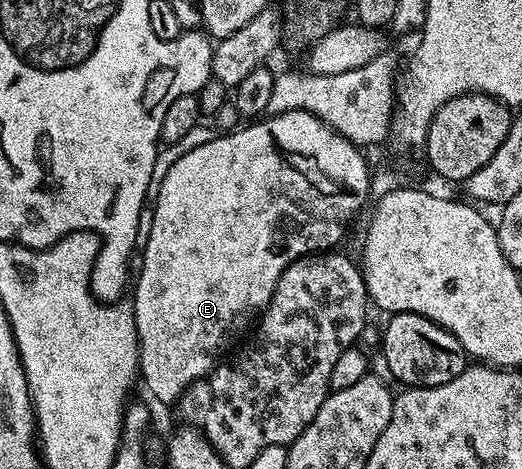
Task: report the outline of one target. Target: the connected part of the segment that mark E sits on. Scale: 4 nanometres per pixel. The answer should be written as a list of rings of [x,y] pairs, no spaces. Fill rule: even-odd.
[[[289,111],[288,113],[276,113],[274,115],[264,116],[262,119],[256,120],[254,123],[244,124],[242,127],[235,129],[234,132],[216,135],[209,143],[201,143],[201,147],[193,147],[193,151],[189,151],[189,155],[183,156],[182,159],[174,159],[168,164],[166,171],[161,174],[161,180],[158,182],[157,188],[153,193],[153,208],[152,208],[152,226],[145,234],[145,240],[141,245],[141,253],[143,249],[143,270],[138,270],[137,276],[133,281],[133,293],[135,289],[135,301],[133,300],[133,308],[135,311],[135,322],[137,323],[137,335],[139,336],[139,371],[141,381],[147,384],[147,389],[160,401],[163,405],[174,406],[185,390],[194,383],[194,381],[204,380],[210,374],[211,370],[216,368],[219,356],[238,339],[243,333],[243,316],[246,313],[258,314],[260,311],[267,308],[271,301],[273,291],[277,287],[277,279],[281,279],[281,275],[285,271],[285,267],[292,265],[299,257],[306,257],[309,253],[318,253],[320,251],[331,251],[336,248],[335,245],[343,237],[343,232],[347,229],[347,224],[358,215],[363,209],[363,204],[367,201],[367,196],[370,198],[373,193],[373,173],[372,170],[367,170],[367,161],[363,158],[364,150],[358,145],[354,145],[349,139],[345,139],[337,131],[333,131],[325,123],[321,123],[321,119],[317,119],[313,115],[309,115],[305,111]]]

